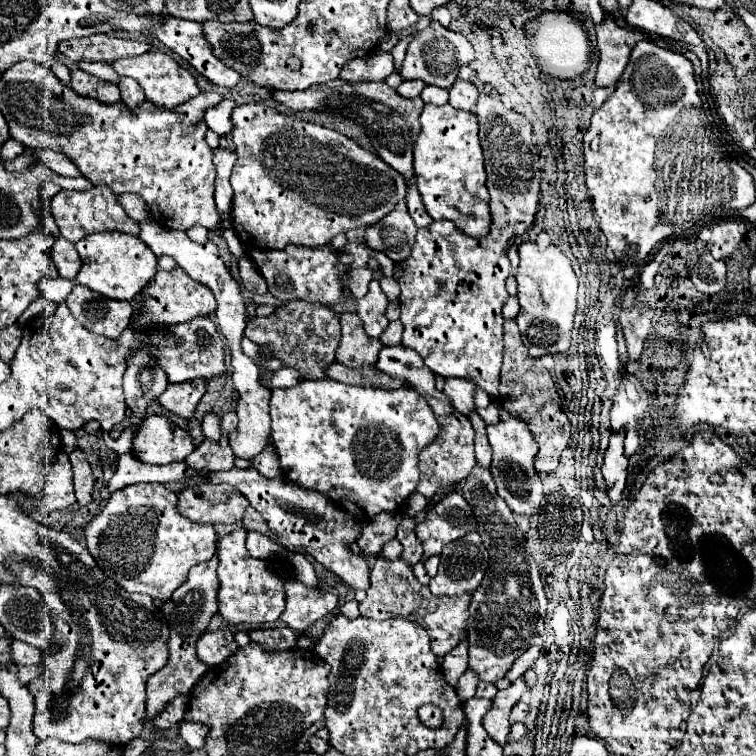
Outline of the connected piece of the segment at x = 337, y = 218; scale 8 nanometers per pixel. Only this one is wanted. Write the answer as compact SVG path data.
M257 102L237 106L231 118L235 124L233 138L237 154L231 174L231 222L243 245L245 232L245 238L249 238L251 246L258 250L281 250L287 244L315 248L331 242L331 238L339 232L367 228L379 222L407 194L405 180L399 172L337 130L291 118Z

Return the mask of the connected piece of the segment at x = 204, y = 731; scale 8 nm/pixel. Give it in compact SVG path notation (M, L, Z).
M181 720L177 734L181 736L181 740L189 750L201 750L205 746L205 736L209 734L209 726Z

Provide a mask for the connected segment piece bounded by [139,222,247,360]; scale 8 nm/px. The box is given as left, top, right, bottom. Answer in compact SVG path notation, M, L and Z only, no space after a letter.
M145 222L141 224L141 234L139 238L151 248L151 252L155 256L161 256L161 254L167 254L167 256L173 256L175 262L185 270L189 272L189 276L193 280L199 280L201 284L207 284L215 298L217 298L217 326L219 326L219 332L227 338L227 346L233 354L233 358L245 358L243 352L241 352L241 338L243 338L243 330L245 330L245 324L247 324L247 312L245 312L245 302L243 302L243 296L241 296L241 286L237 284L237 280L233 280L227 272L227 266L221 264L217 260L217 246L213 246L213 242L209 240L207 244L195 244L193 240L185 238L185 232L181 230L169 230L169 228L163 228L159 226L157 222Z

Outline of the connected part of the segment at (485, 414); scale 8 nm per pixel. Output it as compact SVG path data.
M491 404L489 408L483 408L483 410L479 408L477 414L483 418L485 424L497 424L499 422L499 408L495 404Z

